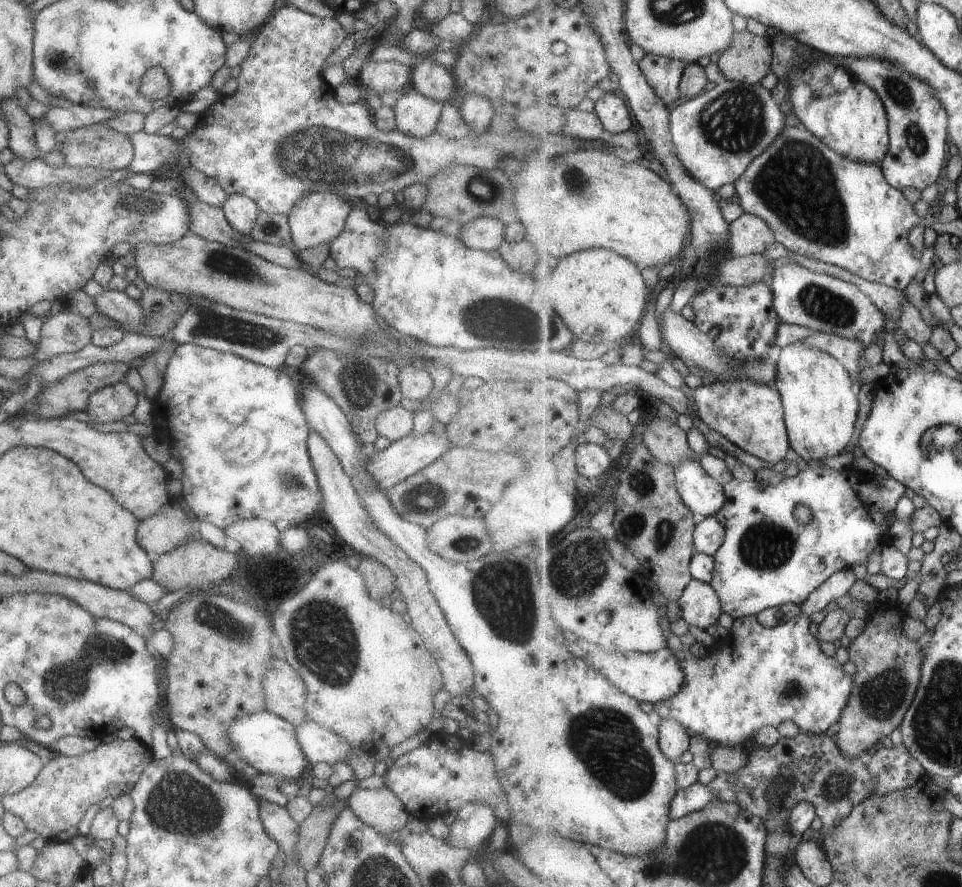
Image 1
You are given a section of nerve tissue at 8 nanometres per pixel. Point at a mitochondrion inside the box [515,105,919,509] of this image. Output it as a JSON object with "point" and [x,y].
{"point":[797,184]}

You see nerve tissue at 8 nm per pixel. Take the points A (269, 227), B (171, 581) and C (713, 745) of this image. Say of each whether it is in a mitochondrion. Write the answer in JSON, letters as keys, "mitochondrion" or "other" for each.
{"A":"mitochondrion","B":"other","C":"other"}

